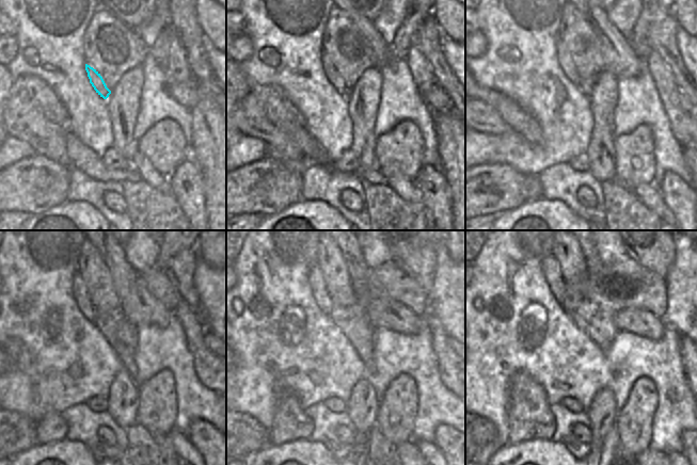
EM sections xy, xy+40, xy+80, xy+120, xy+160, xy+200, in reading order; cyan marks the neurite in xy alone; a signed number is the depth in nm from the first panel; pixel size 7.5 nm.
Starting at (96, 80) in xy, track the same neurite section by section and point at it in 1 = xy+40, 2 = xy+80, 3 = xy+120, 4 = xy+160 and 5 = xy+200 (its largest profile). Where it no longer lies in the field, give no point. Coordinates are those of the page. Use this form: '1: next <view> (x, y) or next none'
1: next xy+40 (330, 70)
2: next xy+80 (566, 63)
3: next xy+120 (80, 292)
4: next xy+160 (319, 291)
5: next xy+200 (558, 288)

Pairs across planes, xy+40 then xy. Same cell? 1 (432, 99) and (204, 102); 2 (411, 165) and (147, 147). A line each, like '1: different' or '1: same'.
1: different
2: same

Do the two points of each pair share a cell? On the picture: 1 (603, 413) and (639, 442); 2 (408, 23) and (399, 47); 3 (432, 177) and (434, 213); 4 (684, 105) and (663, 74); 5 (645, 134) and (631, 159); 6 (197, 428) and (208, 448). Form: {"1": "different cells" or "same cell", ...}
{"1": "different cells", "2": "same cell", "3": "same cell", "4": "different cells", "5": "same cell", "6": "same cell"}

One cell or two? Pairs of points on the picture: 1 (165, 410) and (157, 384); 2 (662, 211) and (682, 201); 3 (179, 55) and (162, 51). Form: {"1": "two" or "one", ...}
{"1": "one", "2": "two", "3": "two"}

